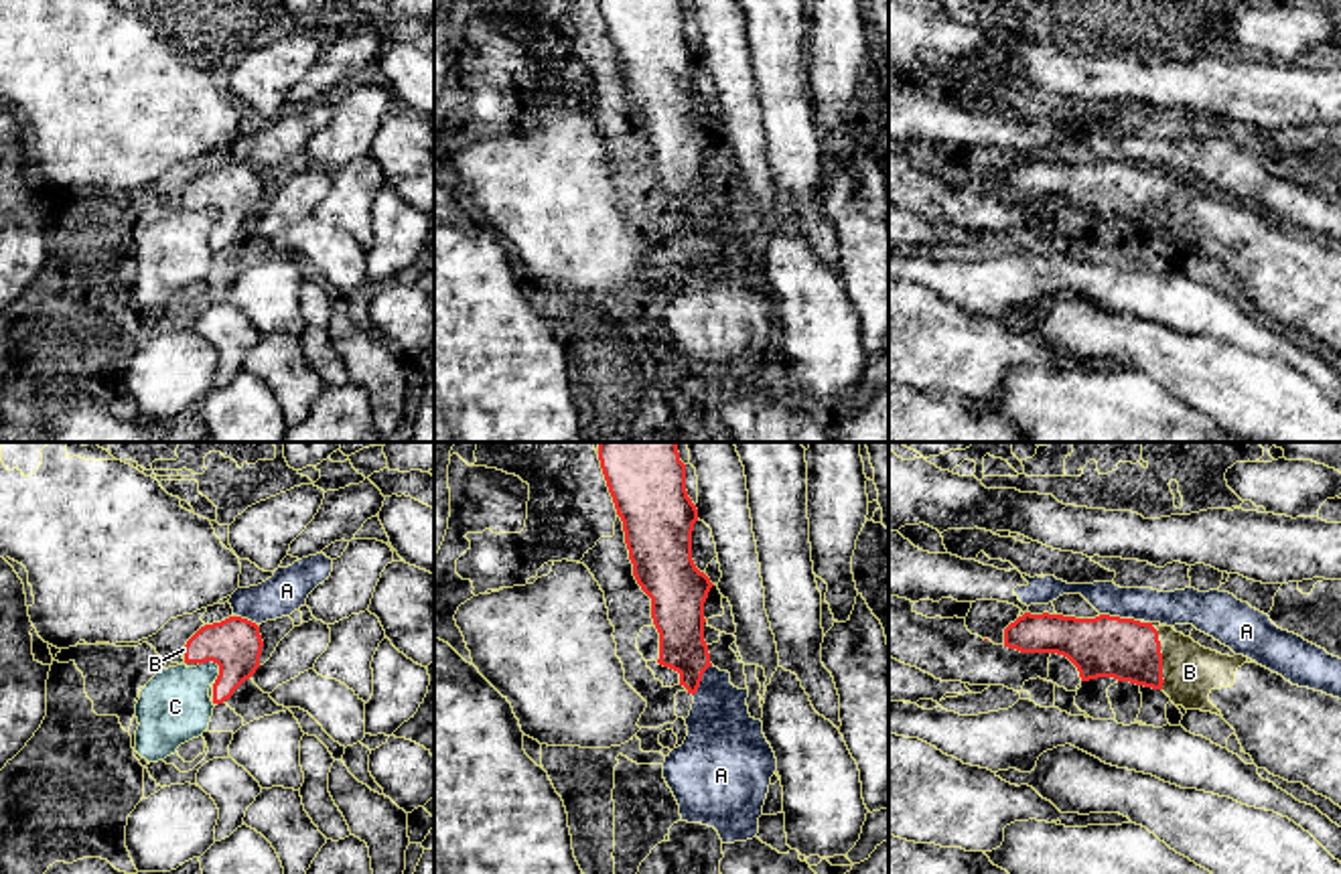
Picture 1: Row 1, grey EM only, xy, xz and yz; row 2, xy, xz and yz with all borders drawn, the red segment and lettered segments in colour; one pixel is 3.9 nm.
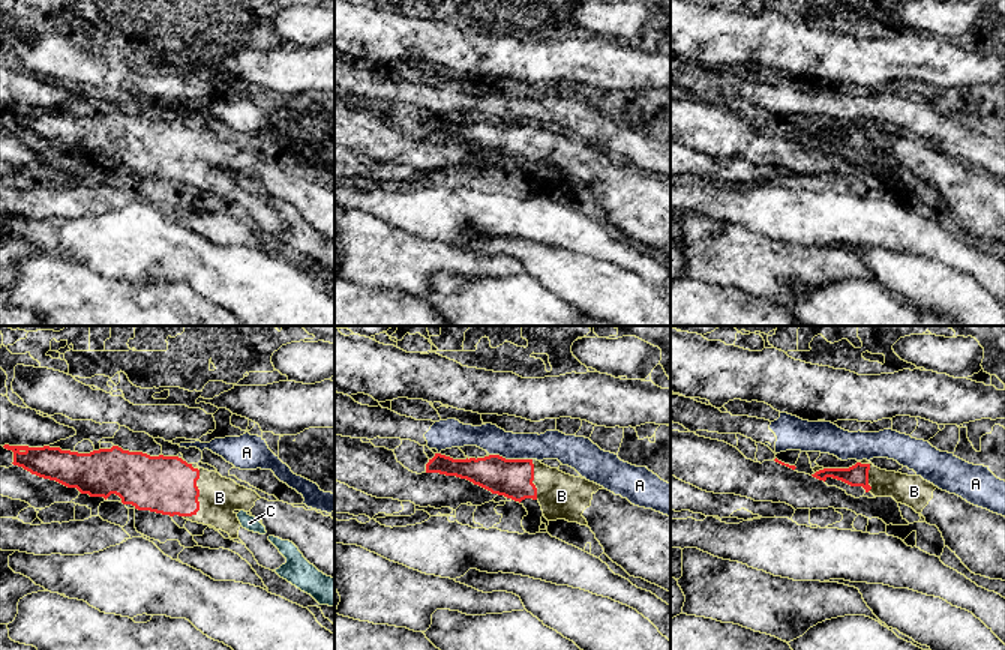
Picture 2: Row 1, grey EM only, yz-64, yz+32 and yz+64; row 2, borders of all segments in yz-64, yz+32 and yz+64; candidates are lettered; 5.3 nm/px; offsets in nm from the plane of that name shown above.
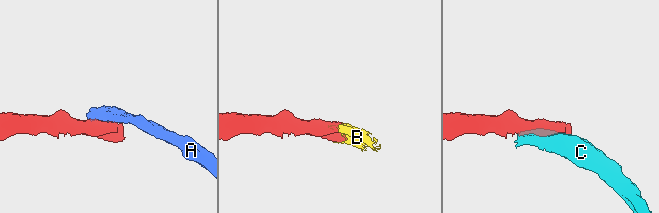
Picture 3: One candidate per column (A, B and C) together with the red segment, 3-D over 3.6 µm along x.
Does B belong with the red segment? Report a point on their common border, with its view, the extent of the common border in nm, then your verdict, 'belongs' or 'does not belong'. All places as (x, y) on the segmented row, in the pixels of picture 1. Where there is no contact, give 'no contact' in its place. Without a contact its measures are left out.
yz (1161, 656) | 260 nm | belongs

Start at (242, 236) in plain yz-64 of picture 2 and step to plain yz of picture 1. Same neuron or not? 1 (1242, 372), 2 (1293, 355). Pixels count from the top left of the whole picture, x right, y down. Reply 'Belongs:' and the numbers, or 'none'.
Belongs: 2

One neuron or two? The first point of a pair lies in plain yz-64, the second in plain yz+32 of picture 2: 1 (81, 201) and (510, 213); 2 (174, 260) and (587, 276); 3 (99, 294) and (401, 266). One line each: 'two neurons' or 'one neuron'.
1: one neuron
2: one neuron
3: two neurons

